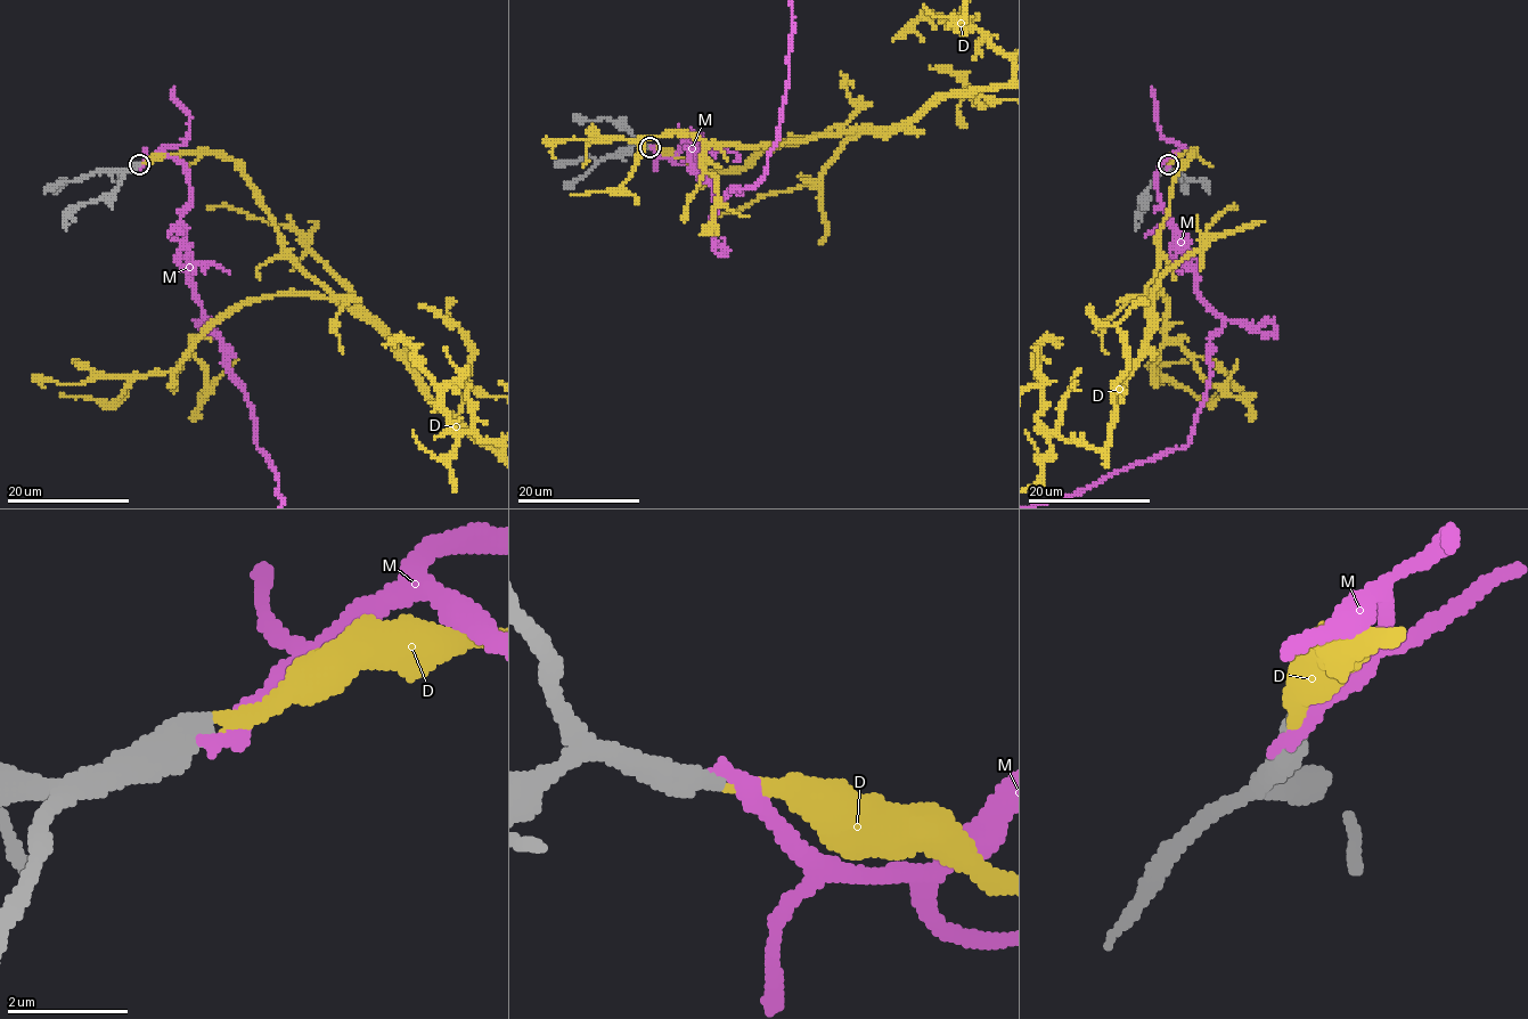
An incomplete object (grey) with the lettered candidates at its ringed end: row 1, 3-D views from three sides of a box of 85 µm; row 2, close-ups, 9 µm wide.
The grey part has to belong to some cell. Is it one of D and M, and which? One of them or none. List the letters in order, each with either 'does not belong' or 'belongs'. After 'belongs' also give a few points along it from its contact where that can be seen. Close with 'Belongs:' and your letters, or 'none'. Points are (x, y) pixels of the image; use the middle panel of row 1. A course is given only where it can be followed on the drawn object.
D: belongs
M: does not belong
Belongs: D

